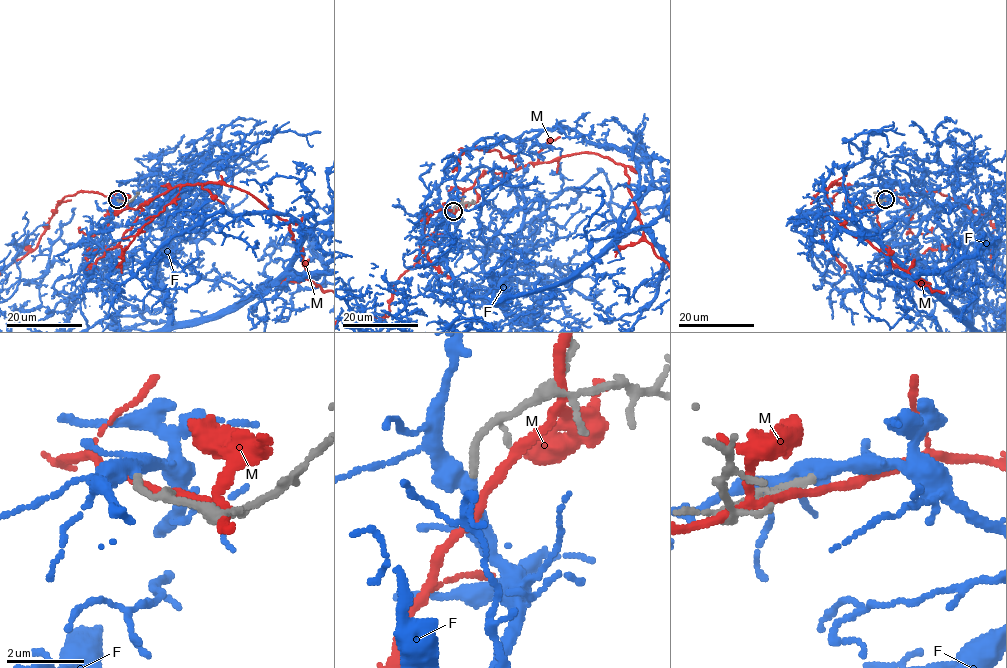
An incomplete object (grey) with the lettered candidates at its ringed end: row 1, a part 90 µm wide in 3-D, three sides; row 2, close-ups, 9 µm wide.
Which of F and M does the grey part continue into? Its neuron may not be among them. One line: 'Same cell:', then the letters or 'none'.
Same cell: F

